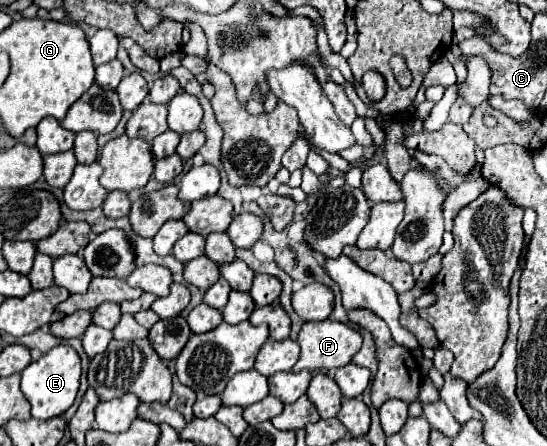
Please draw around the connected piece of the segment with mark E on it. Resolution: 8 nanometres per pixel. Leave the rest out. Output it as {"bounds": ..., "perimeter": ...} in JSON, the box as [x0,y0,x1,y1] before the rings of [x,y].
{"bounds":[22,345,80,419],"perimeter":[[[56,345],[38,361],[32,361],[22,371],[22,393],[32,405],[32,417],[48,419],[62,415],[76,399],[80,387],[80,357],[70,345]]]}

